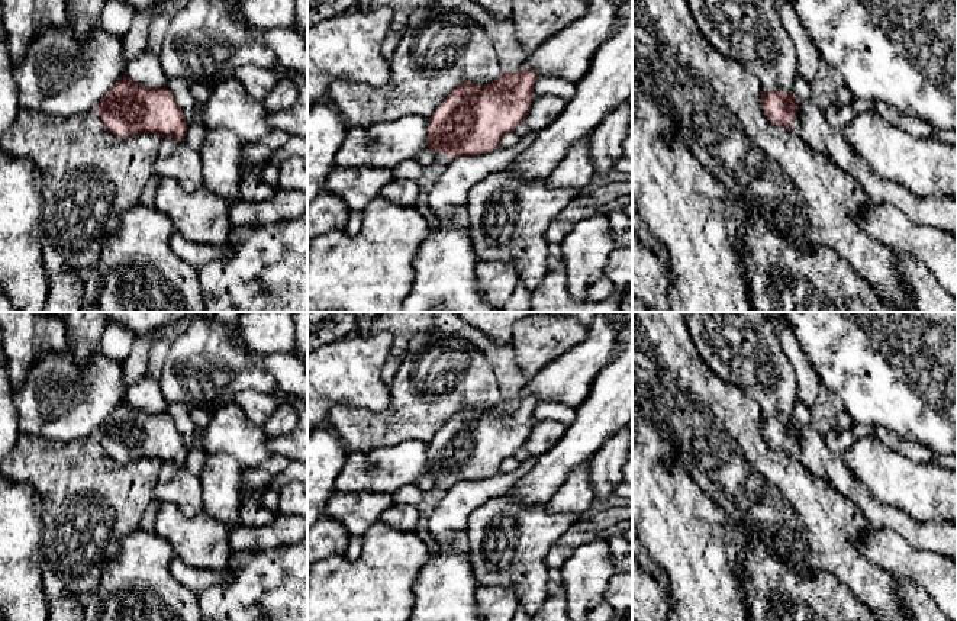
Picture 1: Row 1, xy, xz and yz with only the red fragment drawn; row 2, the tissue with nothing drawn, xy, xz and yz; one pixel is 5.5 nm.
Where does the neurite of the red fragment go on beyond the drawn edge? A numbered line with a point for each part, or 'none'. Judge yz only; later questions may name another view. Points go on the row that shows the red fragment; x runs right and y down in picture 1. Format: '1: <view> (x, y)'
1: yz (940, 212)

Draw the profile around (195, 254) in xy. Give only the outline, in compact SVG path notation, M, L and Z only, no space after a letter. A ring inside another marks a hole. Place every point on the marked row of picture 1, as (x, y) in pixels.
M177 232L171 235L170 247L177 257L197 270L210 261L219 260L228 254L228 248L223 245L191 242Z

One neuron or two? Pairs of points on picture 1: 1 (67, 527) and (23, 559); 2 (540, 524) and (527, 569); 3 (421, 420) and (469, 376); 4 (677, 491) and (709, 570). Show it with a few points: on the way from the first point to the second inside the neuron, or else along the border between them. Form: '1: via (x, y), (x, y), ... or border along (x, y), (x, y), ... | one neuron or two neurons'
1: border along (41, 511), (41, 581) | two neurons
2: via (528, 536), (527, 557) | one neuron
3: via (432, 408), (457, 388) | one neuron
4: via (677, 511), (677, 524), (701, 550) | one neuron

